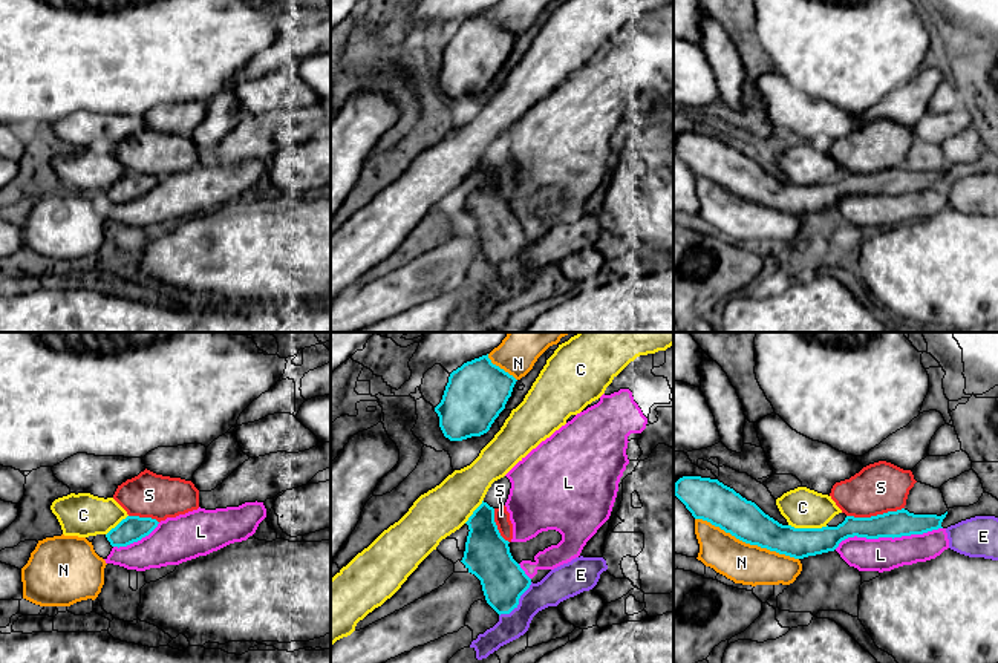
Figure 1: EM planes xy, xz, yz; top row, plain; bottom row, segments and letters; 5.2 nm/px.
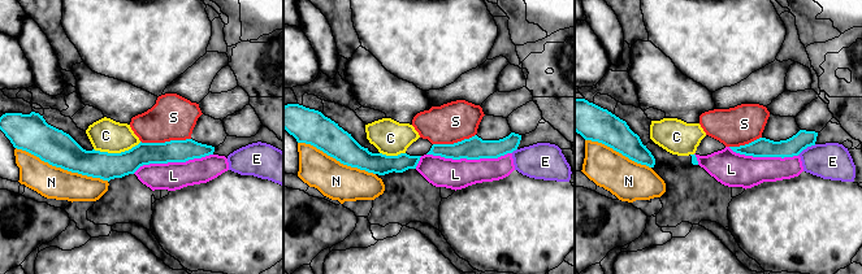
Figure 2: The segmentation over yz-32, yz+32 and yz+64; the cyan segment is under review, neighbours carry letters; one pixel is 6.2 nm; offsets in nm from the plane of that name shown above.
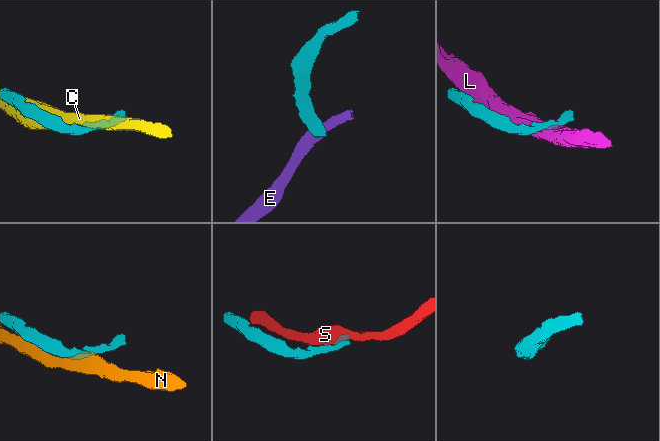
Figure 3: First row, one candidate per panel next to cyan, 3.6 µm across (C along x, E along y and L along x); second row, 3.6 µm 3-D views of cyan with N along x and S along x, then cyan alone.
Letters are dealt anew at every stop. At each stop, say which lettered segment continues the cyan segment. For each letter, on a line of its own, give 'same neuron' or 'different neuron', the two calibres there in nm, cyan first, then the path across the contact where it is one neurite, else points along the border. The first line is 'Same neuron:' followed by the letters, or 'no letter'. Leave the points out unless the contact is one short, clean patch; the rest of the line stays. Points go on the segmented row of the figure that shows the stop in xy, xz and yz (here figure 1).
Same neuron: no letter
C: different neuron; 170 nm thick on the cyan side, 200 nm on the other
E: different neuron; 240 nm thick on the cyan side, 170 nm on the other; border along xz (531, 582), (519, 602), (508, 613), (499, 616)
L: different neuron; 140 nm thick on the cyan side, 180 nm on the other
N: different neuron; 220 nm thick on the cyan side, 220 nm on the other
S: different neuron; 140 nm thick on the cyan side, 260 nm on the other; border along yz (903, 507), (870, 516), (847, 516)

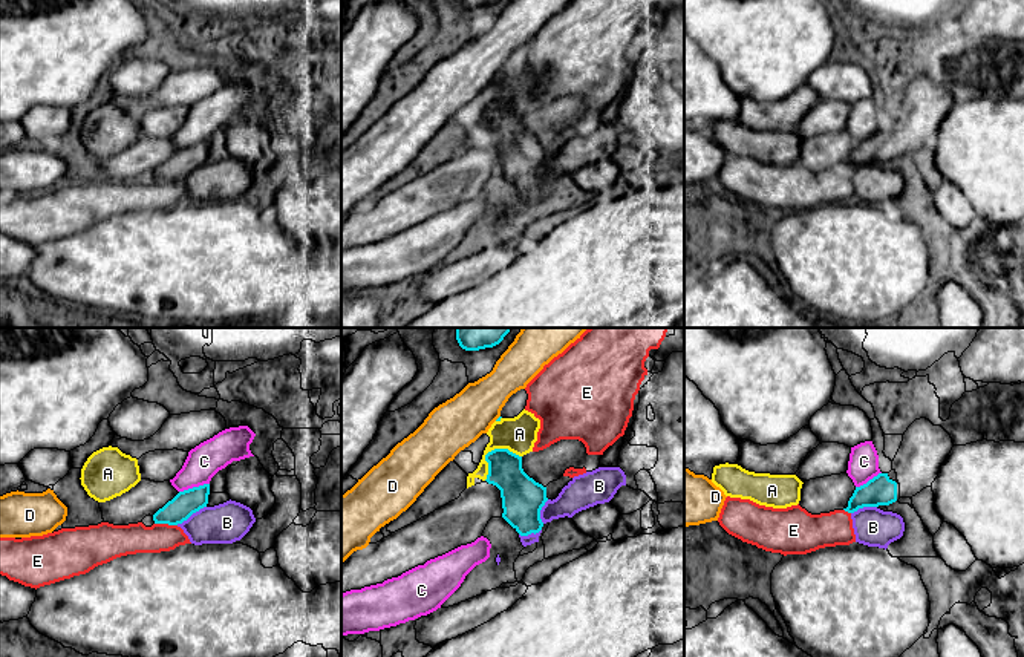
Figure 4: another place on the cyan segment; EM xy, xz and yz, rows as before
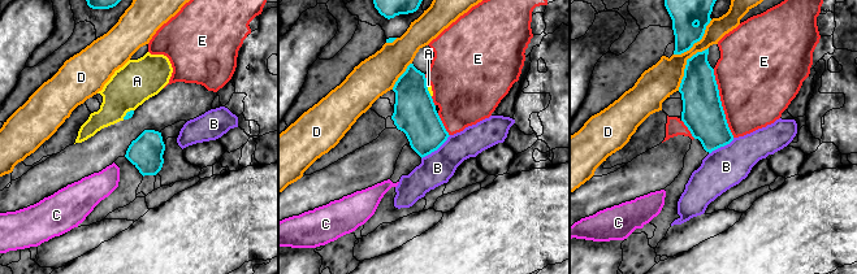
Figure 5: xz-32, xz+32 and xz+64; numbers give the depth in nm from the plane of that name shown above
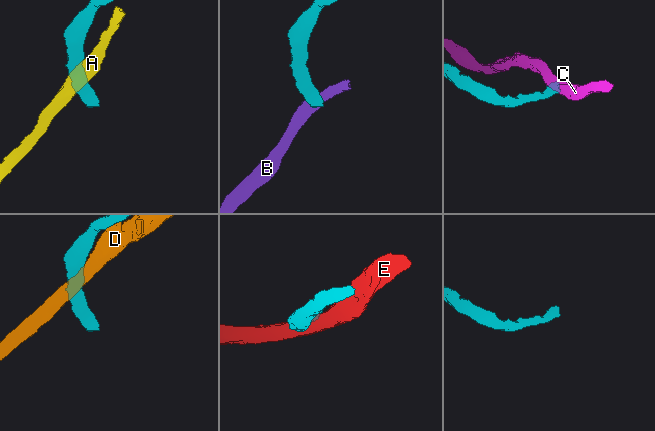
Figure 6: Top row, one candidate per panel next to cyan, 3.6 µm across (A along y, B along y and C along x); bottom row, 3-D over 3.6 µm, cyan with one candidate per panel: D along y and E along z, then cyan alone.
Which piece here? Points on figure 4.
Same neuron: no letter
A: different neuron; 190 nm thick on the cyan side, 190 nm on the other; border along xz (521, 455), (507, 449), (492, 449), (485, 455), (484, 480)
B: different neuron; 140 nm thick on the cyan side, 220 nm on the other; border along xy (205, 506), (176, 524)
C: different neuron; 140 nm thick on the cyan side, 180 nm on the other; border along xy (208, 483), (179, 492)
D: different neuron; 20 nm thick on the cyan side, 260 nm on the other
E: different neuron; 140 nm thick on the cyan side, 160 nm on the other

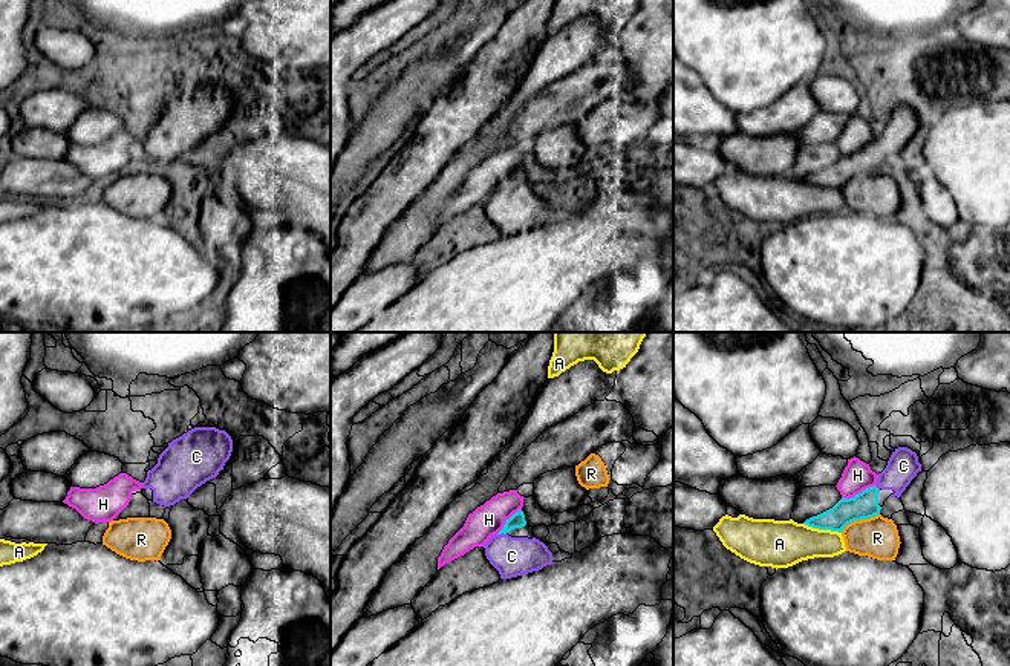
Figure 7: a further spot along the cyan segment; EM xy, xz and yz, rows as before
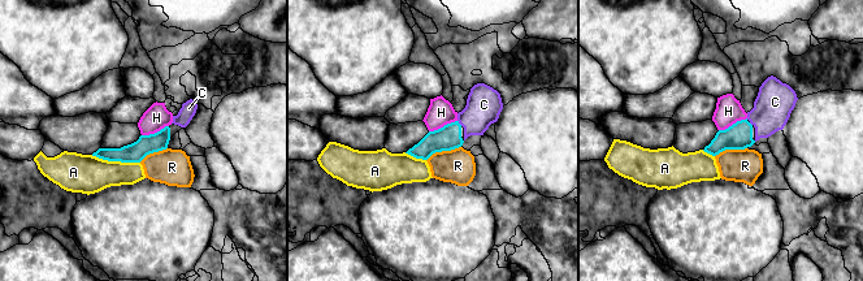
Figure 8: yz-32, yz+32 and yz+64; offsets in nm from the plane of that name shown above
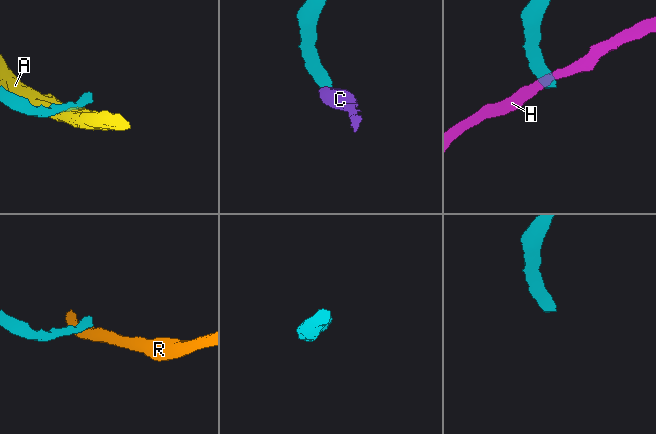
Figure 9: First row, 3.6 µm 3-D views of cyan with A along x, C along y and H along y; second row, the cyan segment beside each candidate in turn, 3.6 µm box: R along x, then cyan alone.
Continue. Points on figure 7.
Same neuron: C
A: different neuron; 140 nm thick on the cyan side, 260 nm on the other
C: same neuron; 80 nm thick on the cyan side, 200 nm on the other; runs through xz (518, 519), (501, 533), (501, 545), (511, 556)
H: different neuron; 140 nm thick on the cyan side, 160 nm on the other; border along yz (874, 484), (853, 496), (842, 498)
R: different neuron; 140 nm thick on the cyan side, 220 nm on the other; border along yz (879, 513), (854, 519), (840, 532)

